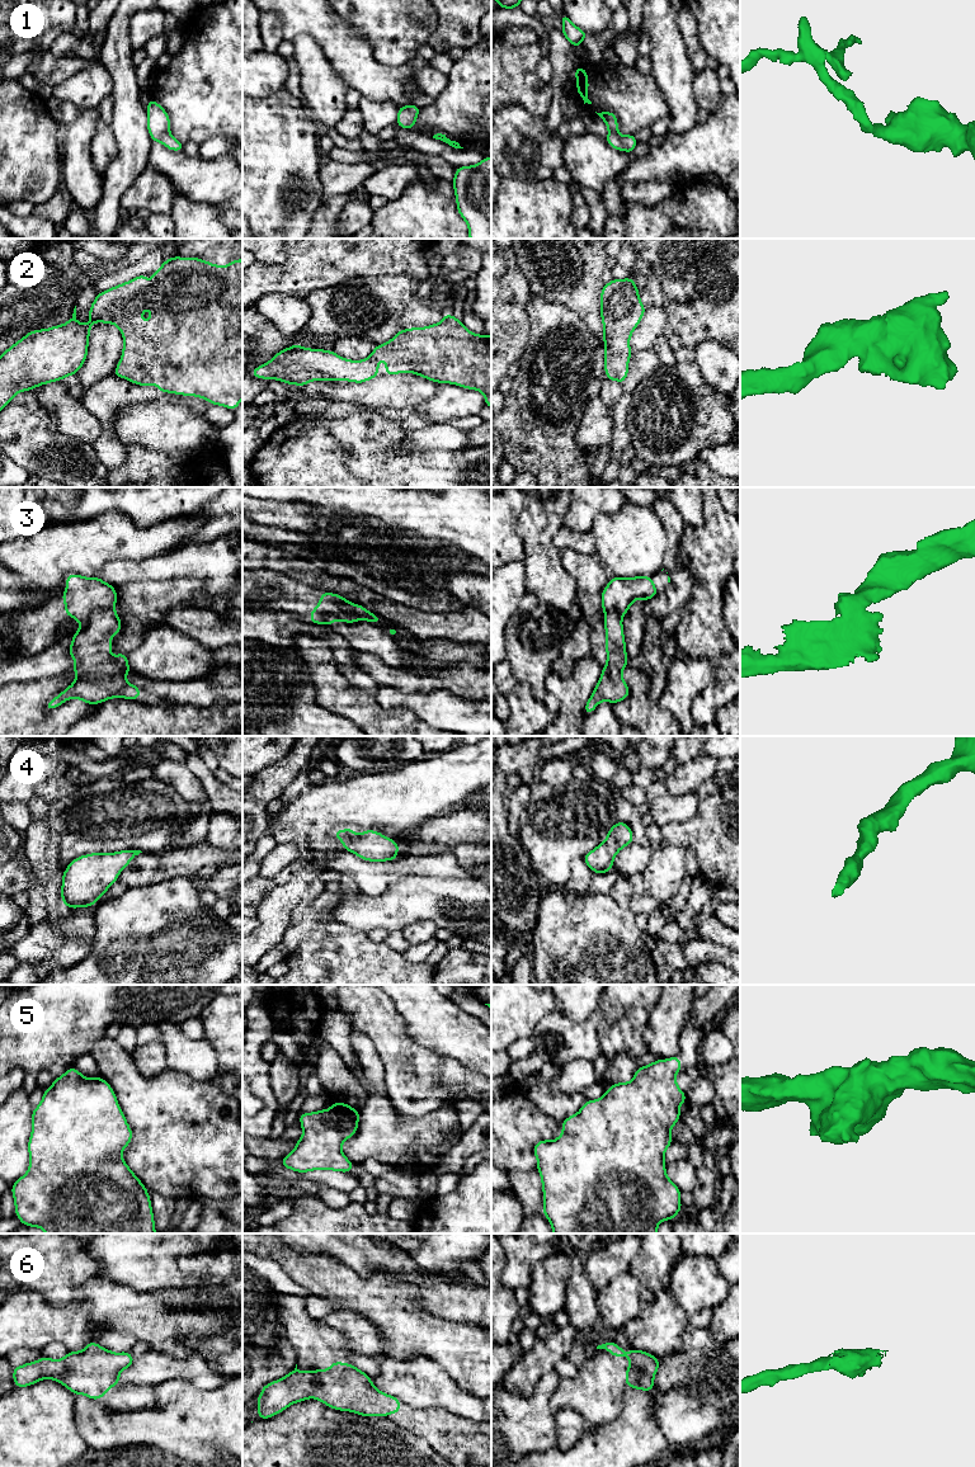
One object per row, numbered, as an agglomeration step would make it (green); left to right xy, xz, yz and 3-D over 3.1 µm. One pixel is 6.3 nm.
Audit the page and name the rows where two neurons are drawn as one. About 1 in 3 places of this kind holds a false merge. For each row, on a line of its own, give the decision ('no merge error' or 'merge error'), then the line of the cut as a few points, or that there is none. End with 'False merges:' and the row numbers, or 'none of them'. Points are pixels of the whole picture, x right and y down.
1: no merge error | no cut
2: no merge error | no cut
3: merge error | xy (113, 607), (95, 611), (81, 622)
4: no merge error | no cut
5: no merge error | no cut
6: no merge error | no cut
False merges: 3

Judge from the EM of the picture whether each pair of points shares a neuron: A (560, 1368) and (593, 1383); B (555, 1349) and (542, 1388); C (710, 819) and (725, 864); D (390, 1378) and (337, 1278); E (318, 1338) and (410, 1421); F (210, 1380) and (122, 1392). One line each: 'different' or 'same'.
A: different
B: different
C: same
D: different
E: same
F: different

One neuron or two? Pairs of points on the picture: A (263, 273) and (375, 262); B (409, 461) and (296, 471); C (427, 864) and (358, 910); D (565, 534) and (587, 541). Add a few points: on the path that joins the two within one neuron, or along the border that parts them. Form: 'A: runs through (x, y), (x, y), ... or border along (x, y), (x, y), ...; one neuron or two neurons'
A: runs through (291, 274), (302, 273), (315, 262), (347, 262); one neuron
B: runs through (381, 470), (324, 471); one neuron
C: border along (439, 877), (404, 876), (384, 890); two neurons
D: runs through (570, 539), (582, 541); one neuron

